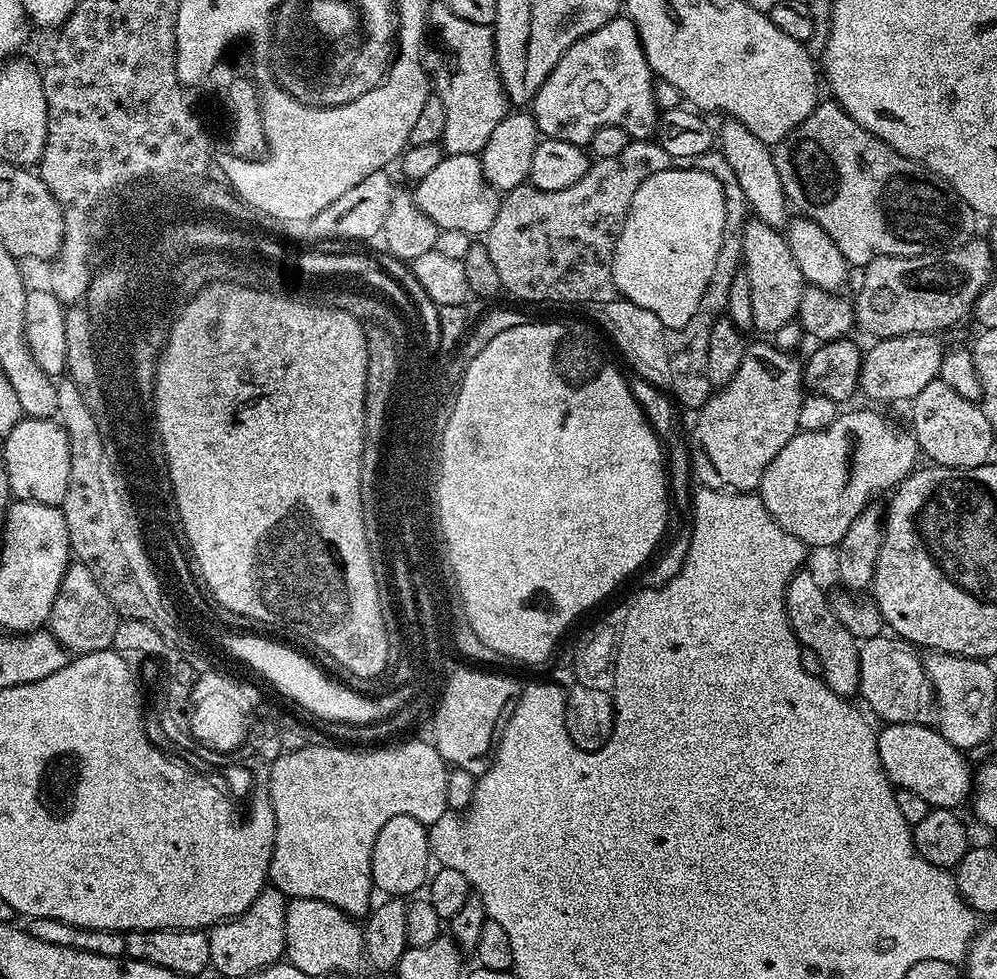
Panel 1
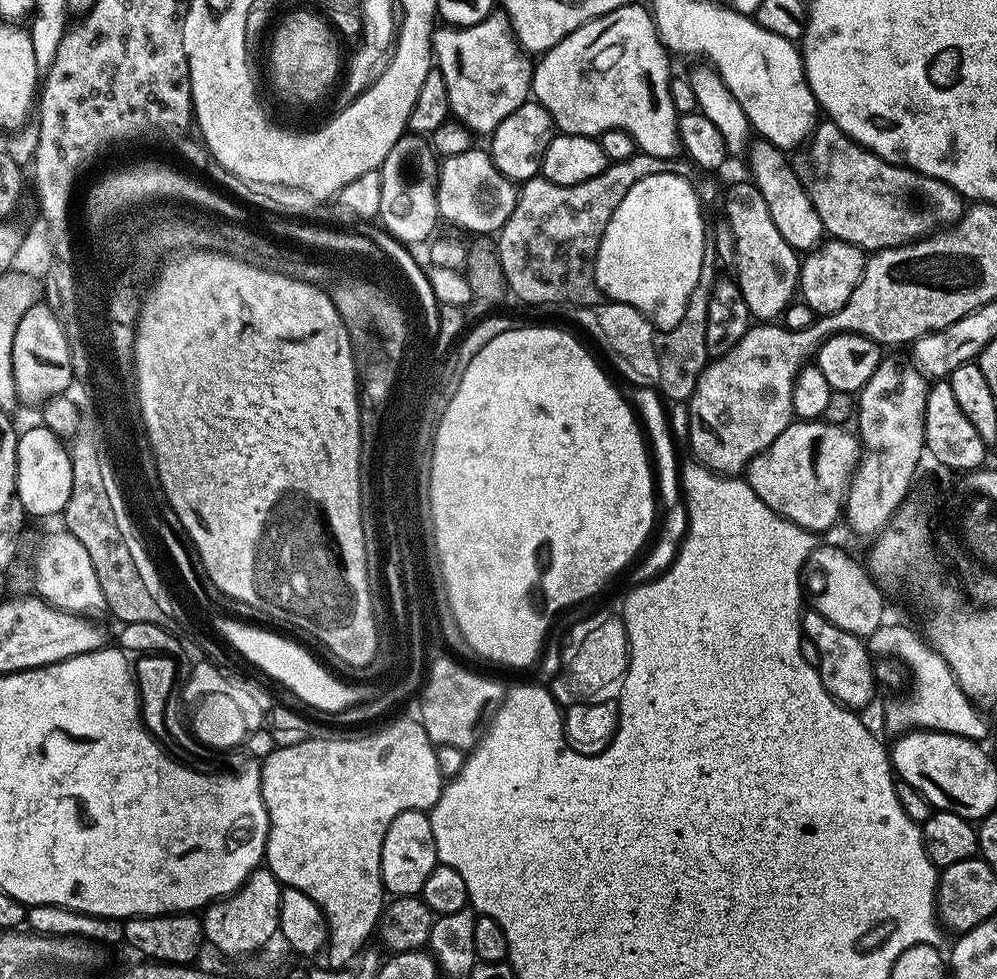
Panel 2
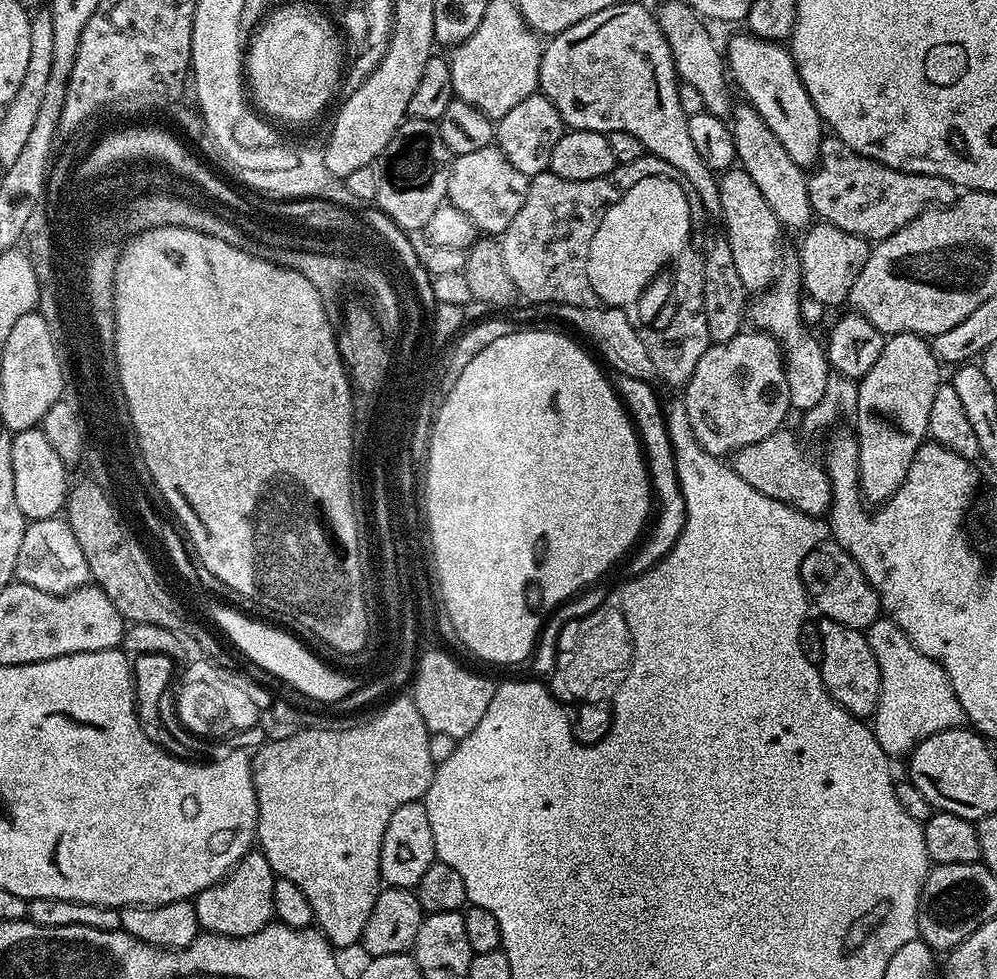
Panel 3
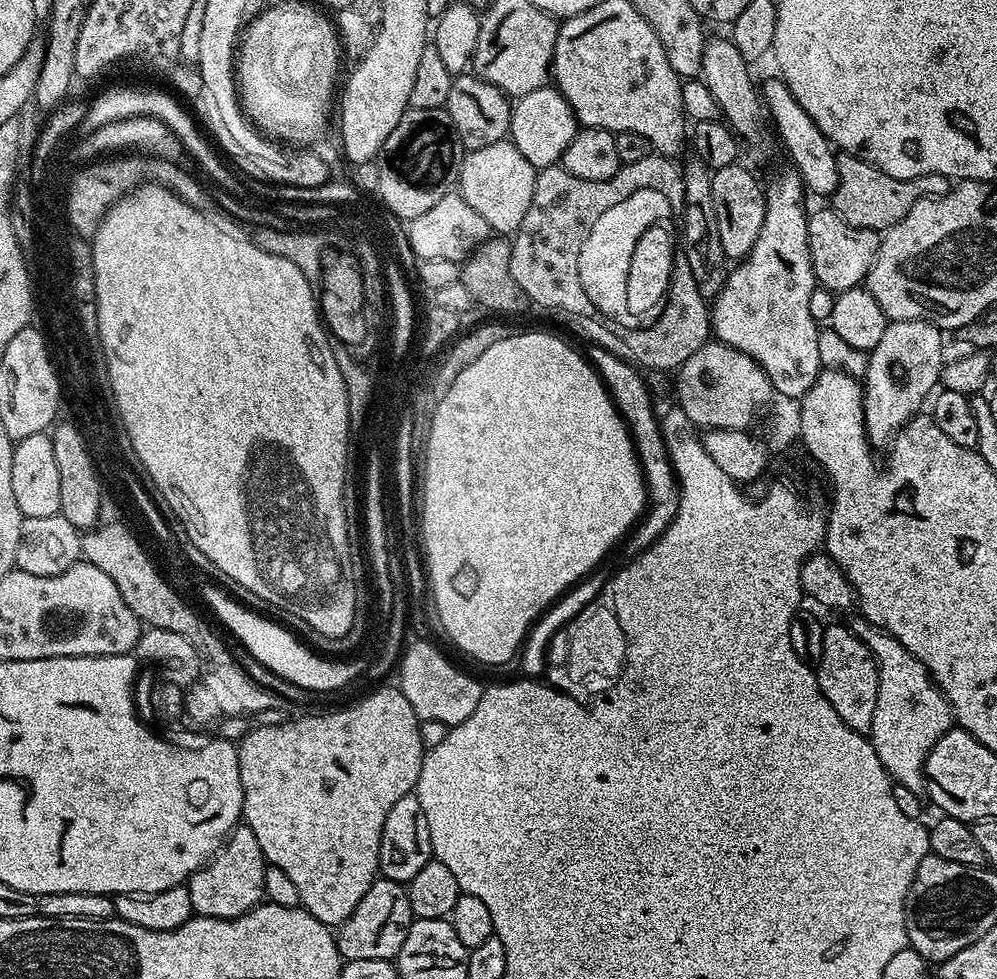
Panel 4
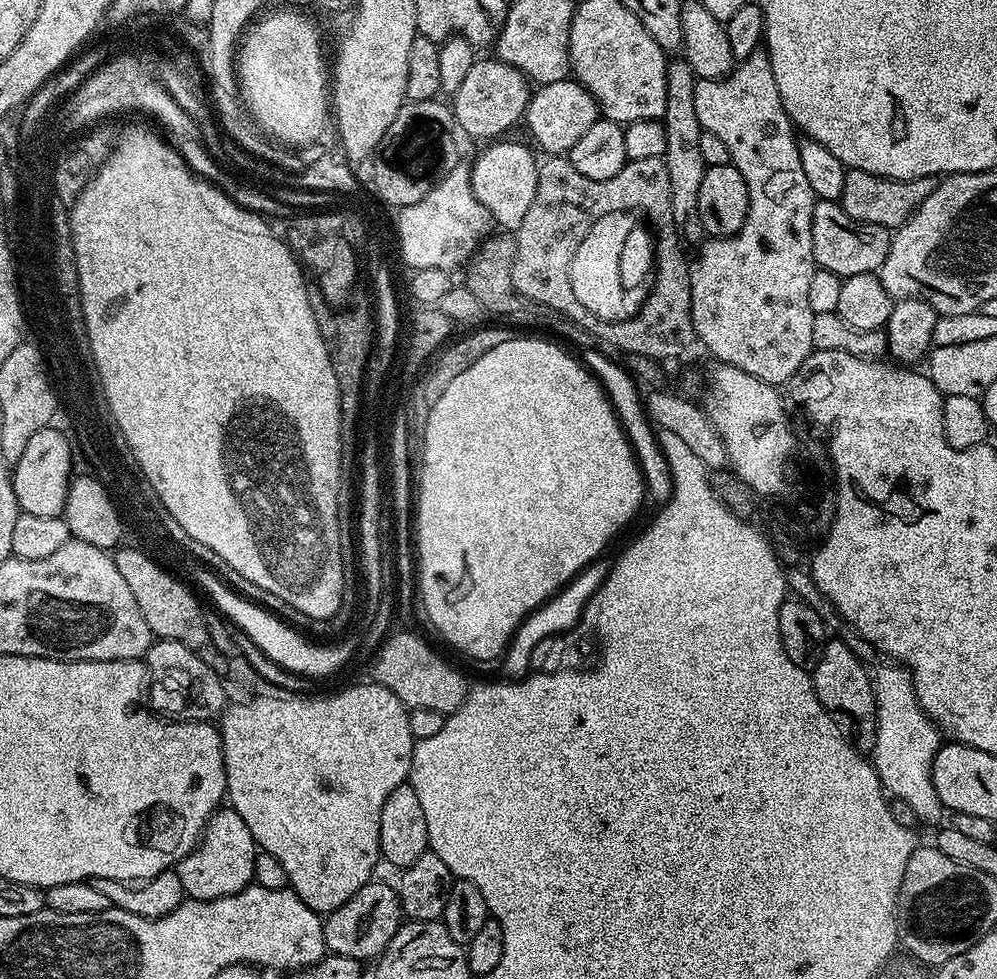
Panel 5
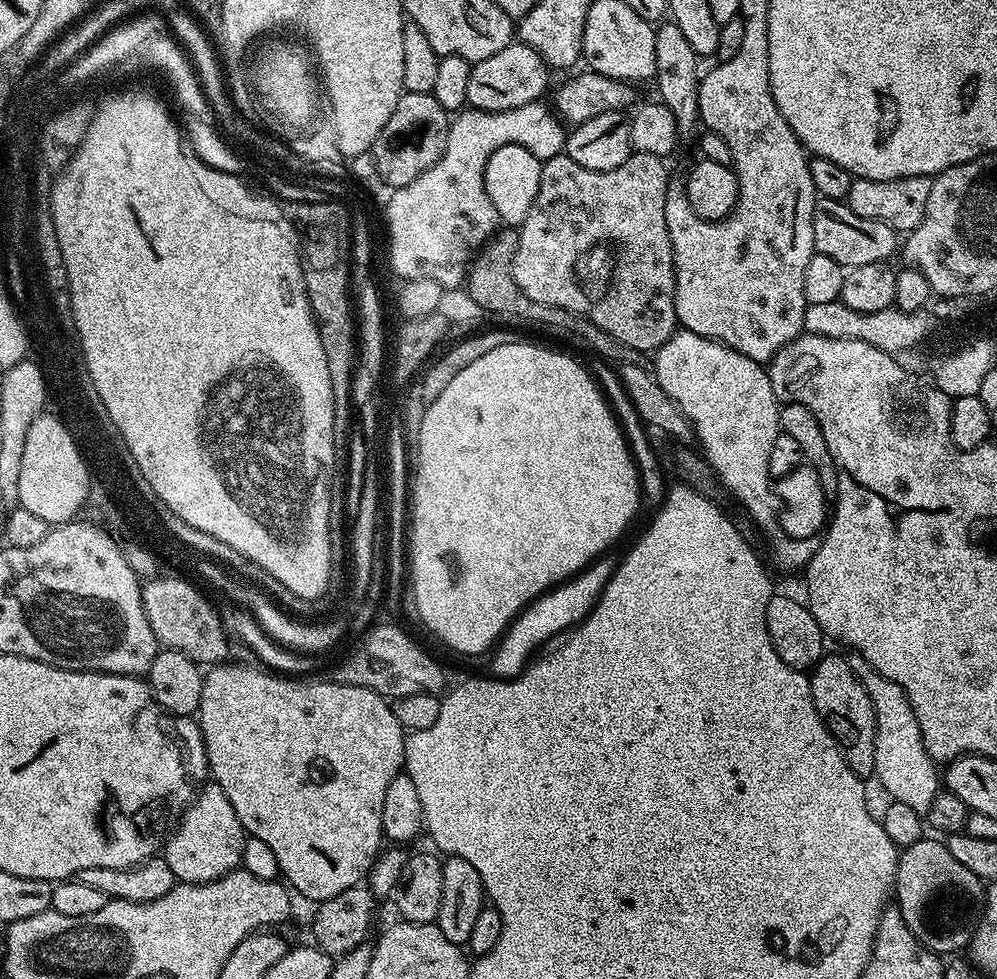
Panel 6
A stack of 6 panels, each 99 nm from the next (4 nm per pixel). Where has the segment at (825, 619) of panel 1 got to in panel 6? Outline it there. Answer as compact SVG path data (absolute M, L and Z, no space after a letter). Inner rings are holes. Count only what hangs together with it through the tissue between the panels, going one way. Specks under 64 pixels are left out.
M825 654L820 657L820 661L810 672L810 694L814 698L814 706L822 722L828 727L832 737L840 743L840 749L846 758L846 766L850 766L850 770L854 770L854 774L861 778L871 777L874 772L876 741L874 702L870 702L866 686L862 686L858 674L850 670L843 655L840 657Z

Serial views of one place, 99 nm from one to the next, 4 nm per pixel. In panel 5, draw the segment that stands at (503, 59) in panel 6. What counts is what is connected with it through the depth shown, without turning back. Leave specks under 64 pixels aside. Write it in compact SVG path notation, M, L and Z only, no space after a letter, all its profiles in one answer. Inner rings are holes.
M499 58L491 59L476 59L474 66L470 66L466 79L462 81L462 86L458 86L458 90L450 96L450 107L460 124L461 133L465 137L473 136L476 140L484 140L483 142L511 133L508 131L523 121L528 100L533 94L528 77Z

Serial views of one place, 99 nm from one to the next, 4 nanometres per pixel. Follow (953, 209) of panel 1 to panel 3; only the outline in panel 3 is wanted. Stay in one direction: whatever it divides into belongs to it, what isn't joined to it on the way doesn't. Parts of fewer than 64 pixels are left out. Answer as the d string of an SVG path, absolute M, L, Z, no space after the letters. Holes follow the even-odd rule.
M835 134L825 135L820 144L820 156L808 176L808 189L812 211L823 223L838 226L838 230L846 230L850 234L858 234L869 242L890 238L890 234L902 230L911 220L918 219L926 208L952 204L958 195L956 185L946 178L894 170L850 150L850 146L846 146L846 142L839 140Z

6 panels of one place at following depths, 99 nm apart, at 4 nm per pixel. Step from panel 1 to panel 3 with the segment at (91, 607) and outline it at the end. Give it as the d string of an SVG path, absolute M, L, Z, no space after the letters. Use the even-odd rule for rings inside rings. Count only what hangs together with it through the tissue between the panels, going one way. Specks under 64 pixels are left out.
M51 516L45 520L29 520L25 523L22 546L18 546L15 579L55 596L64 596L89 583L86 554L82 554L82 546L78 546L78 538L74 538L74 530L70 530L67 519Z

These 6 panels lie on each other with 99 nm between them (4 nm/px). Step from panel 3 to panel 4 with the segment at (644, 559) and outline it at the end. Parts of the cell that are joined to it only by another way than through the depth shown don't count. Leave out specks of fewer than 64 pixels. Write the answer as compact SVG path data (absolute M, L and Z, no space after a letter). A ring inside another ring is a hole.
M597 346L588 349L590 350L586 352L587 359L594 365L609 396L612 397L613 404L616 405L617 412L628 425L628 431L632 433L632 443L636 445L636 454L640 458L640 467L644 469L646 496L650 501L650 507L643 513L639 523L635 525L636 536L629 535L626 540L629 553L639 554L645 552L666 531L672 519L676 517L680 501L676 472L672 468L668 451L662 442L660 422L657 413L652 413L652 396L648 393L643 378L639 376L641 373L623 355L616 355Z

